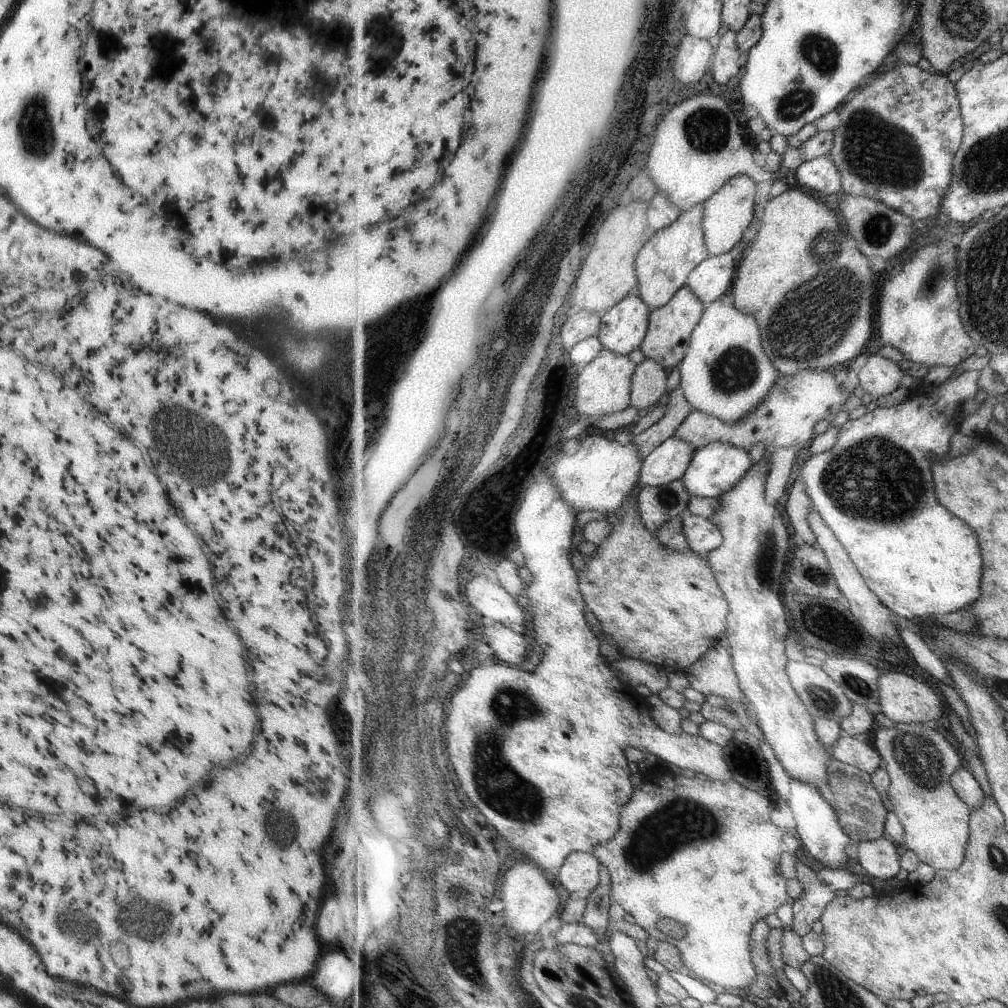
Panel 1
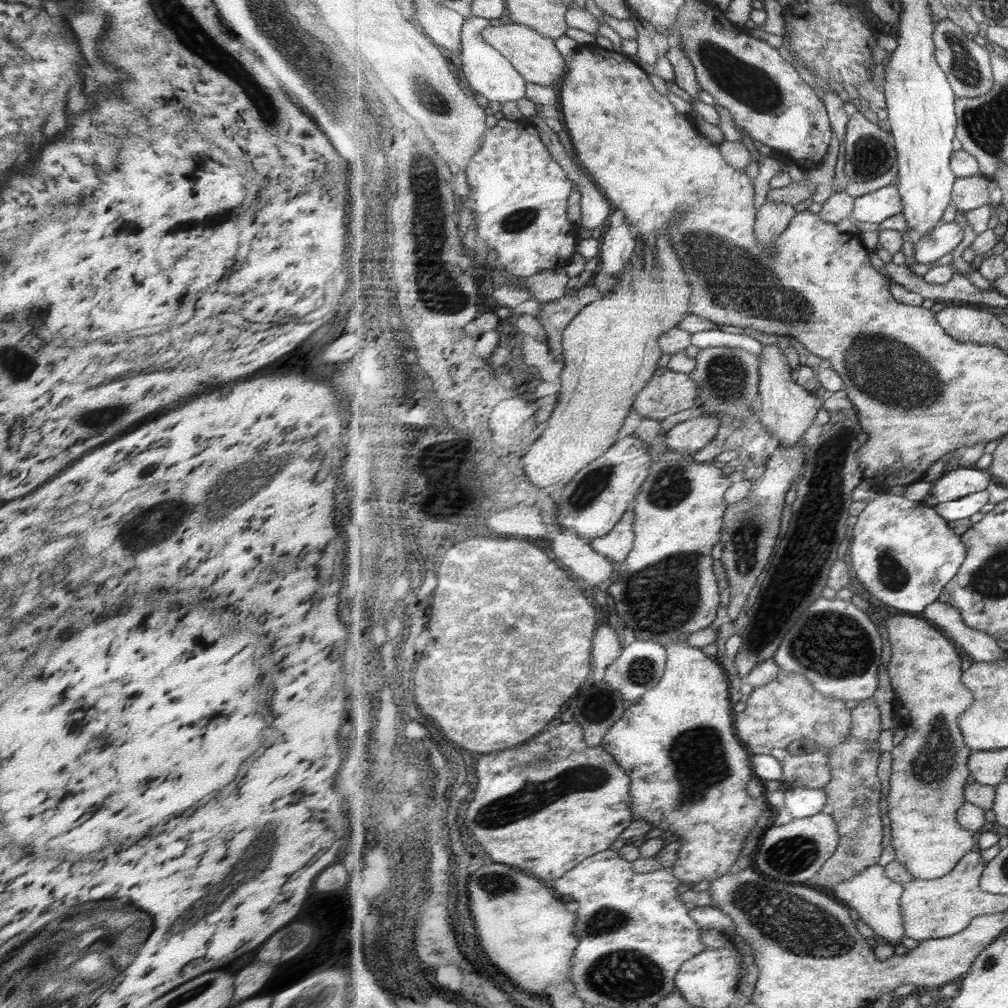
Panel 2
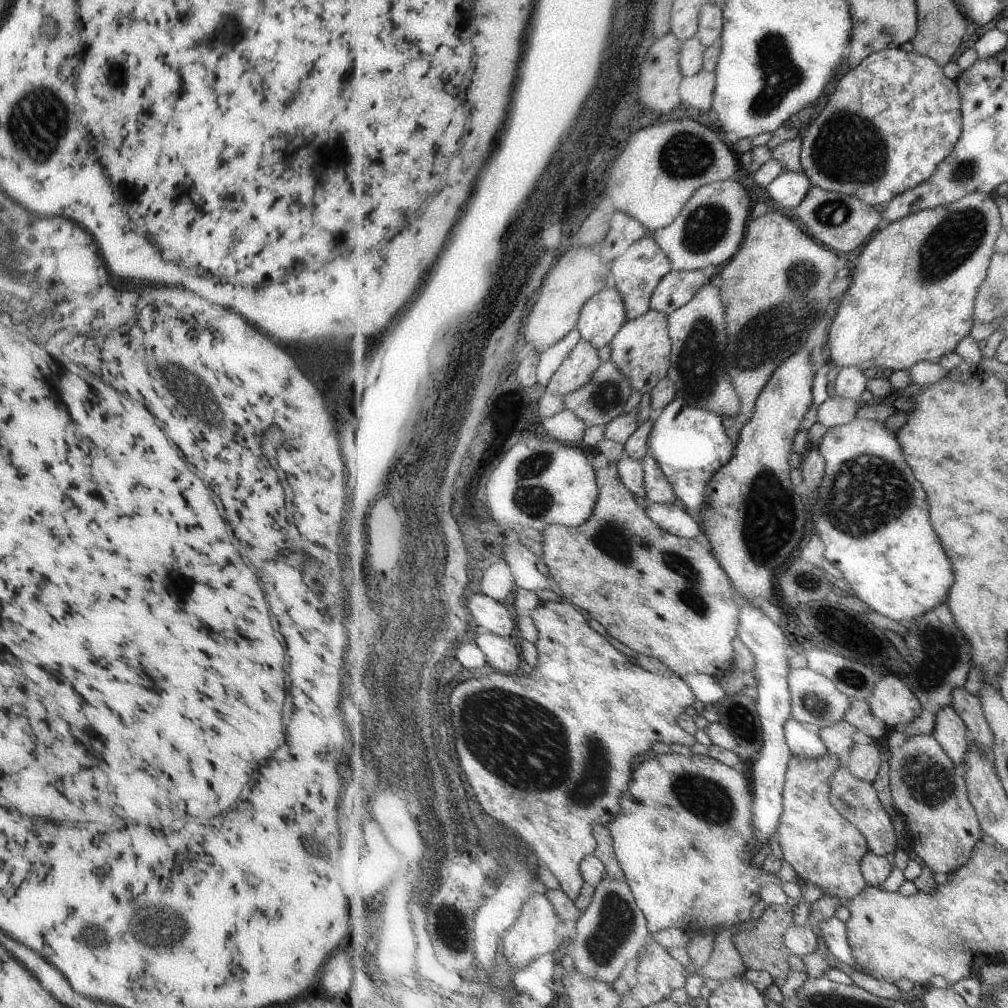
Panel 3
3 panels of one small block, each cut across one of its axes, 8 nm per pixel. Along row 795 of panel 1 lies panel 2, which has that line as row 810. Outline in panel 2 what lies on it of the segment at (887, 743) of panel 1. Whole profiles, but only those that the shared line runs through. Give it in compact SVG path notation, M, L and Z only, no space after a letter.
M909 614L886 620L885 628L891 646L888 670L899 700L898 717L901 719L900 726L907 731L905 740L894 750L889 793L895 858L916 878L935 880L947 876L977 844L973 831L966 829L957 818L957 811L967 801L967 780L972 776L969 759L974 752L961 730L961 715L972 708L976 697L964 682L963 662L955 642L945 638L943 630L939 632L930 621Z

